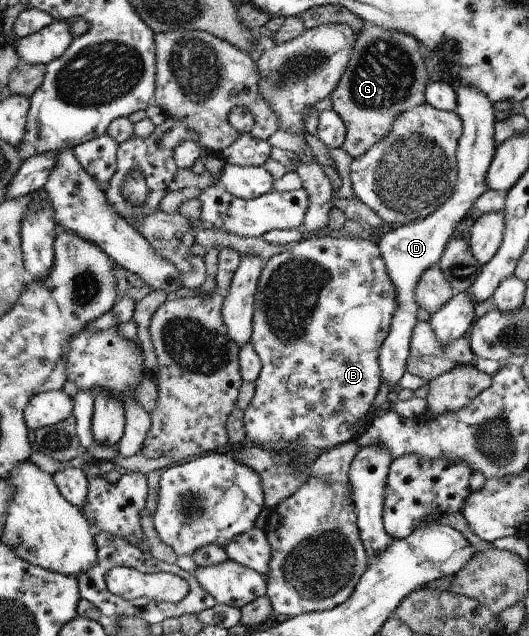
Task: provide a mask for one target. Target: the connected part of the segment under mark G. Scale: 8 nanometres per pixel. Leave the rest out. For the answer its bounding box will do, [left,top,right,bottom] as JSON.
[330,23,429,159]

